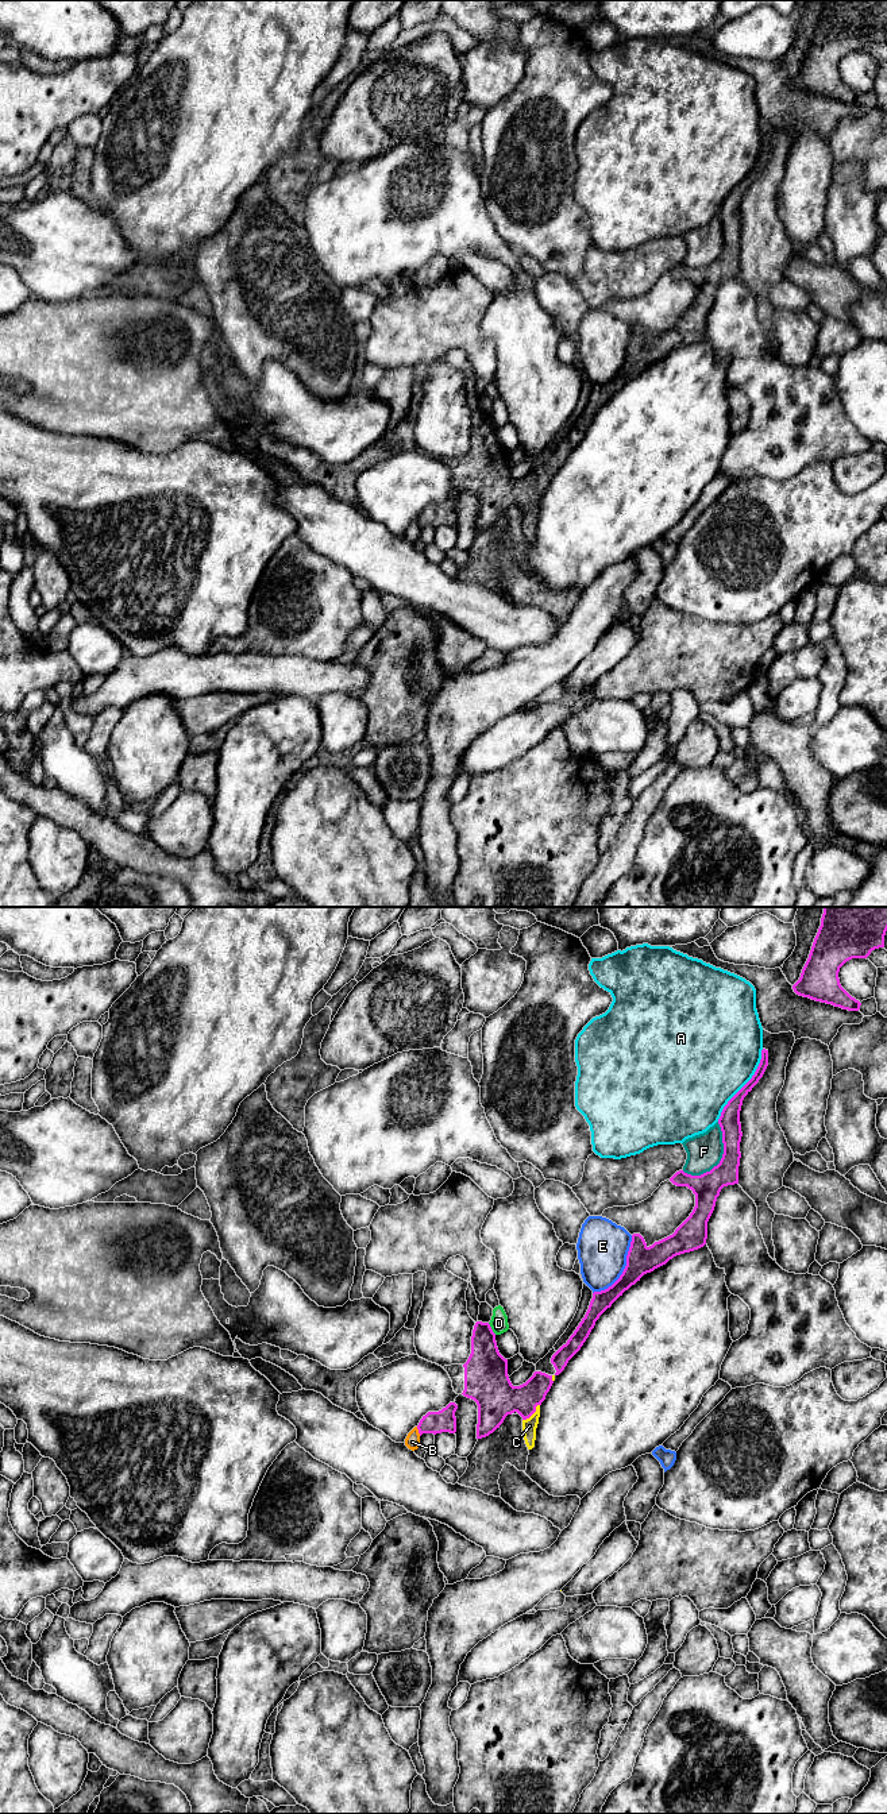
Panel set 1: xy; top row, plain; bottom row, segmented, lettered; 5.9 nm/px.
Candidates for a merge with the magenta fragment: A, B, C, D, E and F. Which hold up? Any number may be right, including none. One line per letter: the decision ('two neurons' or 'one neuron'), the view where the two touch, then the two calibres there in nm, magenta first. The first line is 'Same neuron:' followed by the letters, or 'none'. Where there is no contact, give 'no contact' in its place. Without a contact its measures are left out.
Same neuron: C
A: two neurons; contact in xy; calibres 130 and 500 nm
B: two neurons; contact in xy; calibres 140 and 90 nm
C: one neuron; contact in xy; calibres 240 and 90 nm
D: two neurons; contact in xy; calibres 260 and 110 nm
E: two neurons; contact in xy; calibres 170 and 300 nm
F: two neurons; contact in xy; calibres 160 and 200 nm

